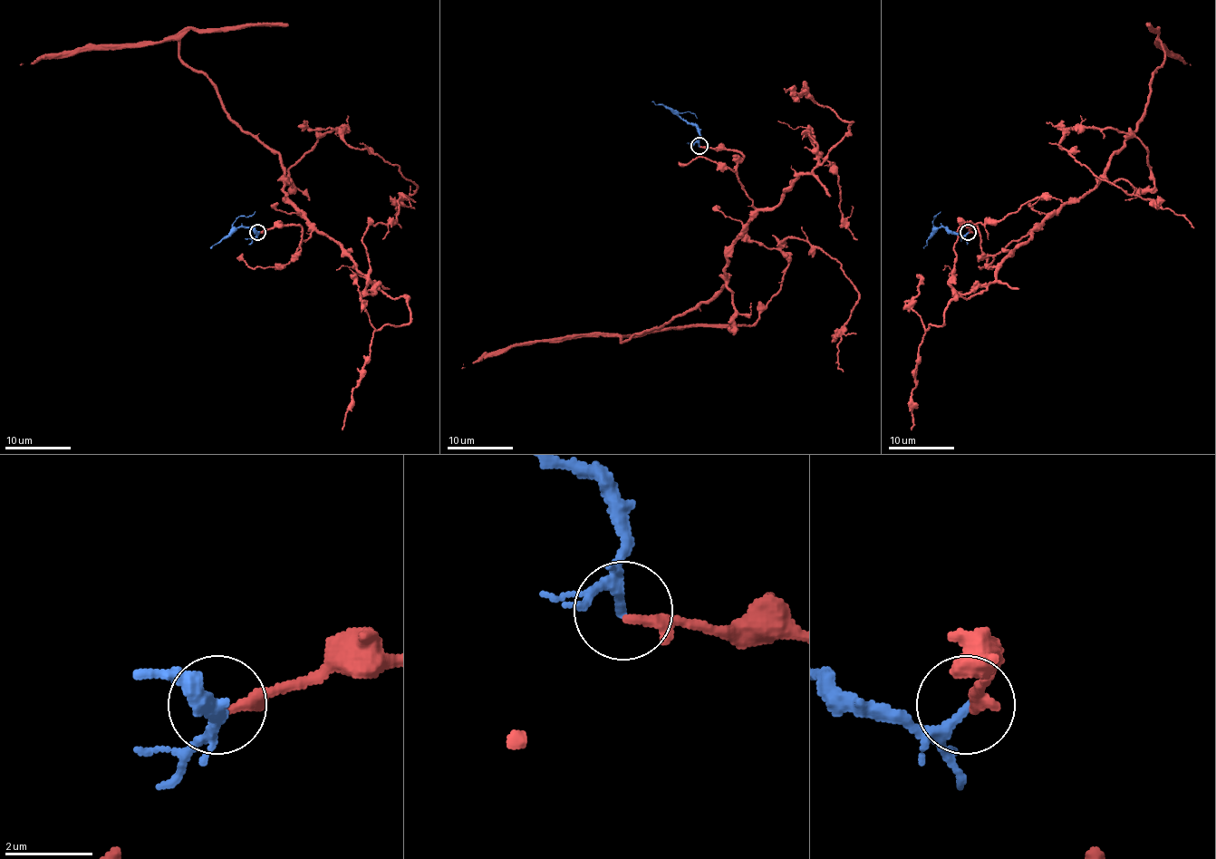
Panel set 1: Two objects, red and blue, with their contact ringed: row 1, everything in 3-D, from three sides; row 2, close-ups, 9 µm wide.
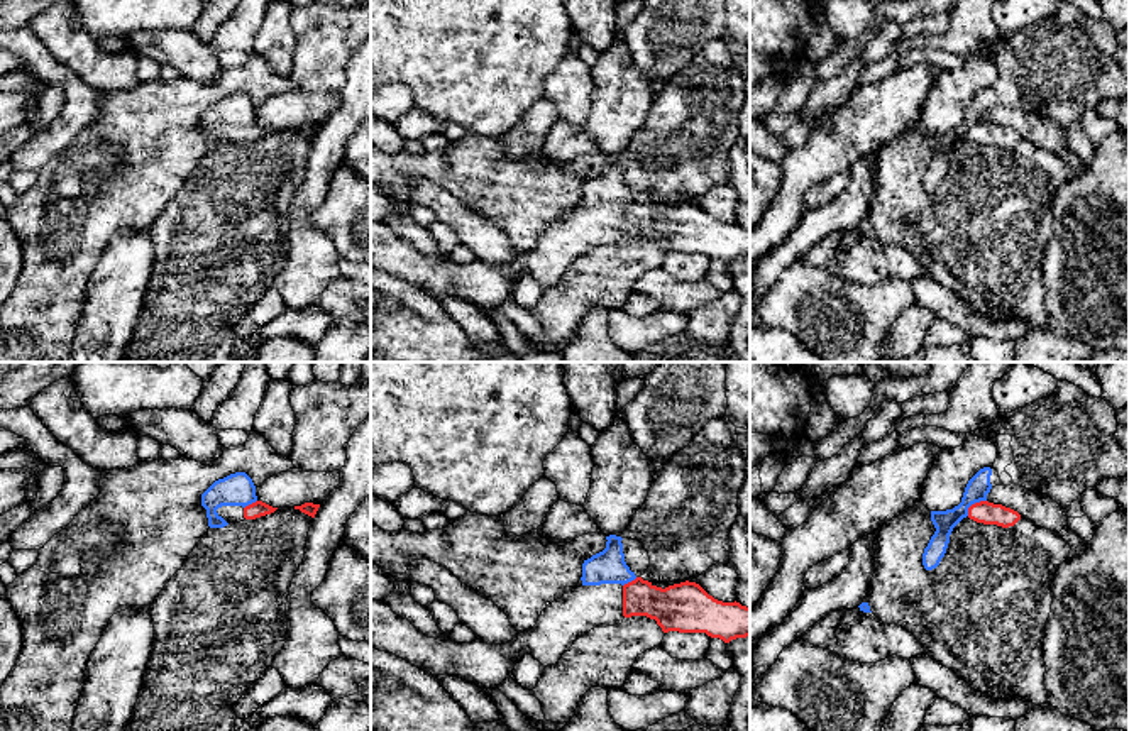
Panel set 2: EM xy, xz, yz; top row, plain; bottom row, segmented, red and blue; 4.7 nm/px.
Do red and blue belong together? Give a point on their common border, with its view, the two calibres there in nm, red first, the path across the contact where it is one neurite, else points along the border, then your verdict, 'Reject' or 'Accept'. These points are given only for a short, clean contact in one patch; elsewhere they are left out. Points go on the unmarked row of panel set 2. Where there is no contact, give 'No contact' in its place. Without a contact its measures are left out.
Touches red at yz (975, 124). Thickness 110 nm (red) against 110 nm. Boundary: yz (985, 120), (975, 122), (967, 136). Reject

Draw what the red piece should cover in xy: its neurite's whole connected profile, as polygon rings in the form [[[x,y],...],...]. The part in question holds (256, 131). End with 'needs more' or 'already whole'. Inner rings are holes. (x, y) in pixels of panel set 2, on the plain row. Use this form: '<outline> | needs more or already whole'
[[[256,122],[245,129],[242,127],[222,127],[217,130],[227,144],[240,144],[244,140],[256,140],[266,135],[274,134],[278,129],[273,129],[262,122]]] | needs more

